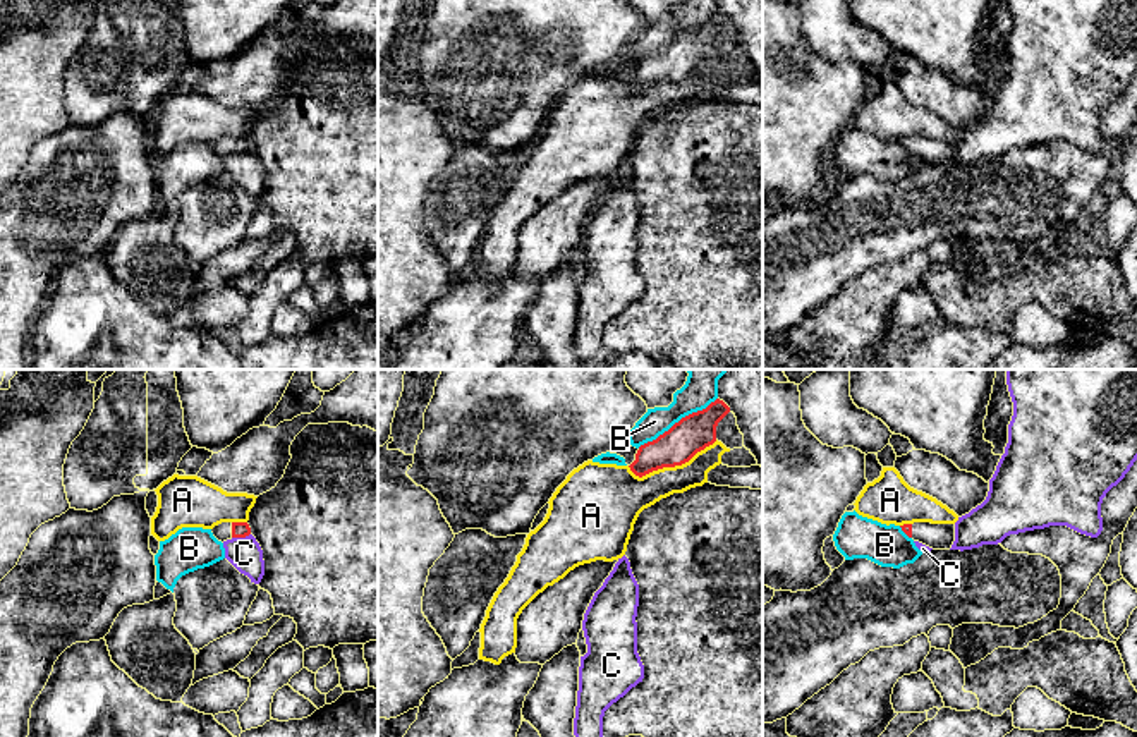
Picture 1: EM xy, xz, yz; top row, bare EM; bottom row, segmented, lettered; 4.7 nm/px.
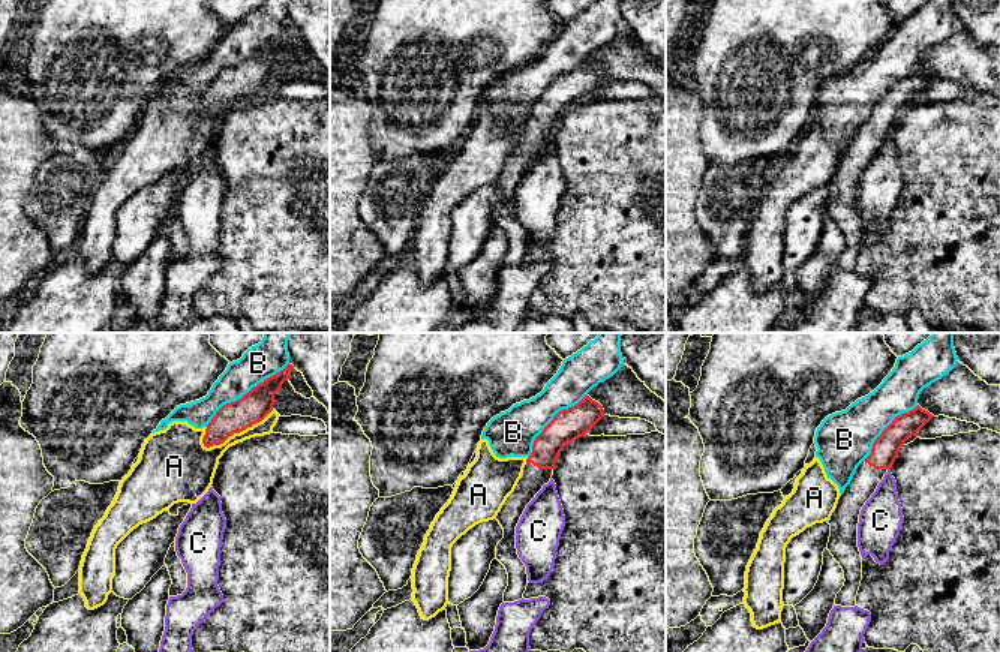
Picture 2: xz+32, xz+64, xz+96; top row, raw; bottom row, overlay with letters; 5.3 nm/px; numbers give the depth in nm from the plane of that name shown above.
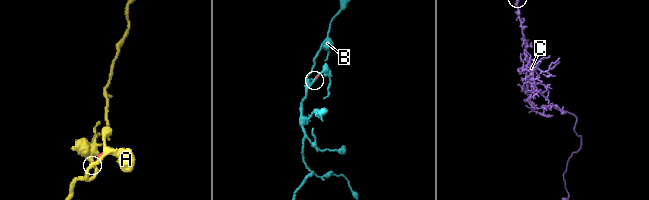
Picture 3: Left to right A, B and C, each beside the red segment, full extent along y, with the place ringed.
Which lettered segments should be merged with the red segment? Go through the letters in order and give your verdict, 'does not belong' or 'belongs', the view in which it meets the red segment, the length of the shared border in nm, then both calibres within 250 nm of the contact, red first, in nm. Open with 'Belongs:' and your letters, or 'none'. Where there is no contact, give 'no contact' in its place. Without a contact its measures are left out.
Belongs: none
A: does not belong; meets red in xz; contact 440 nm long; 180 nm thick on the red side, 200 nm on the other
B: does not belong; meets red in xz; contact 440 nm long; 180 nm thick on the red side, 130 nm on the other
C: does not belong; meets red in xy; contact 90 nm long; 80 nm thick on the red side, 160 nm on the other

